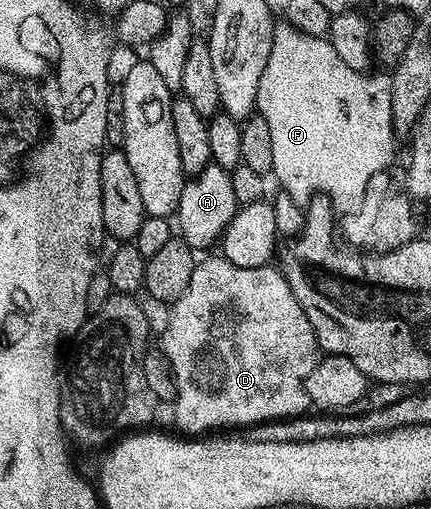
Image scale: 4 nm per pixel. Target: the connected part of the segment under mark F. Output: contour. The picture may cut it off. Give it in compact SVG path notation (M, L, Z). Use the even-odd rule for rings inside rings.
M289 22L275 23L272 54L268 54L268 66L260 74L256 112L268 122L272 134L273 179L282 183L281 191L298 205L305 206L321 194L339 213L355 212L364 202L372 174L380 174L395 163L390 76L373 76L347 66L325 35L310 36Z

